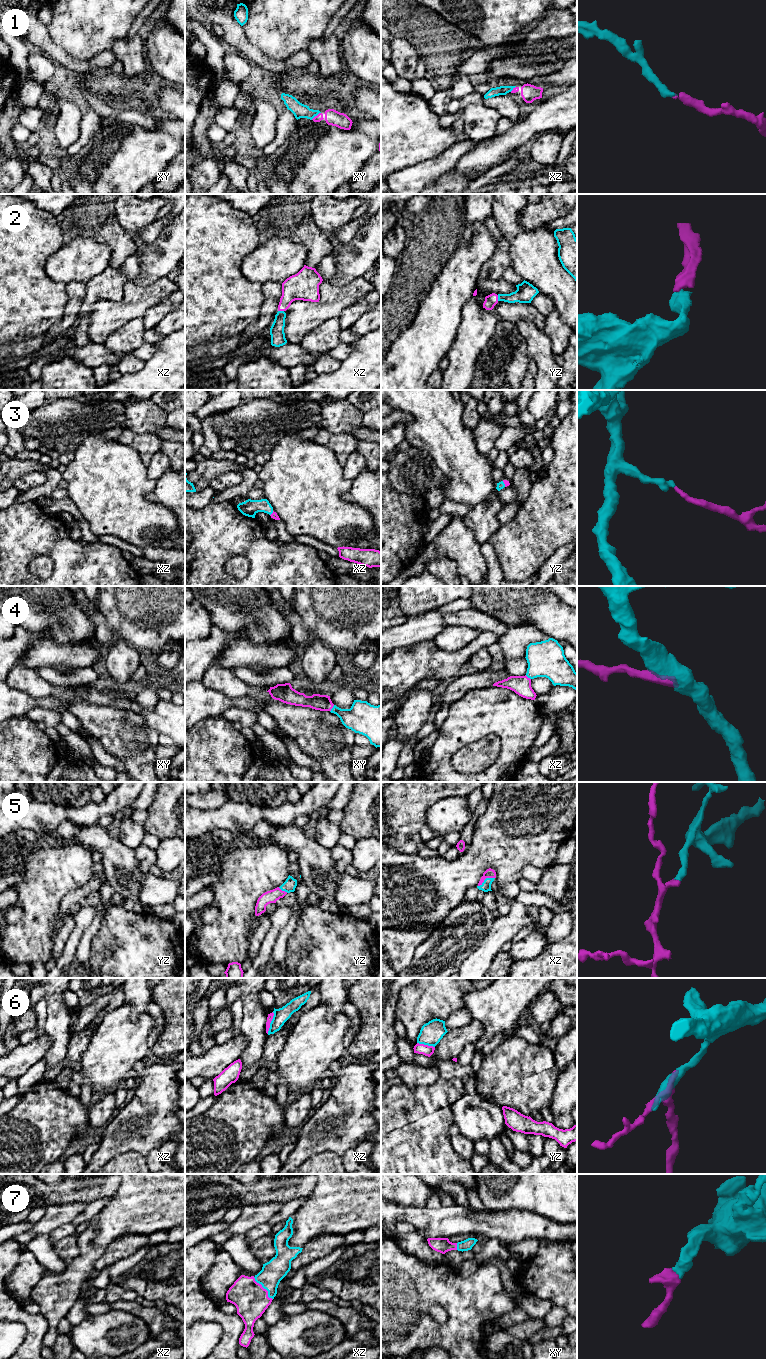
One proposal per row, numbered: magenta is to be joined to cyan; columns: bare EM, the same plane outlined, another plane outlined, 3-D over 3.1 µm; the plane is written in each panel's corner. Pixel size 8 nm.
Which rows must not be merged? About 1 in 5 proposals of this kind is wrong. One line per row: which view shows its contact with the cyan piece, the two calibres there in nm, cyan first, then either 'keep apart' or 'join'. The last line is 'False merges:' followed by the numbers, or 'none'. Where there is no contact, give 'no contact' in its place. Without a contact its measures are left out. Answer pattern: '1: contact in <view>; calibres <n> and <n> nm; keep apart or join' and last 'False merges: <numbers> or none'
1: contact in xy; calibres 120 and 60 nm; join
2: contact in xz; calibres 120 and 200 nm; join
3: contact in yz; calibres 60 and 40 nm; join
4: contact in xy; calibres 240 and 130 nm; join
5: contact in xz; calibres 80 and 80 nm; join
6: contact in xz; calibres 120 and 50 nm; keep apart
7: contact in xz; calibres 180 and 280 nm; join
False merges: 6

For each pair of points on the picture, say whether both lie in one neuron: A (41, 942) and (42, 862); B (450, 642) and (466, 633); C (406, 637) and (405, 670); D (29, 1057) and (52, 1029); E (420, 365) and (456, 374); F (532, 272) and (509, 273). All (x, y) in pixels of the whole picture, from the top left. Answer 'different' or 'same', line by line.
A: same
B: same
C: different
D: different
E: different
F: different

